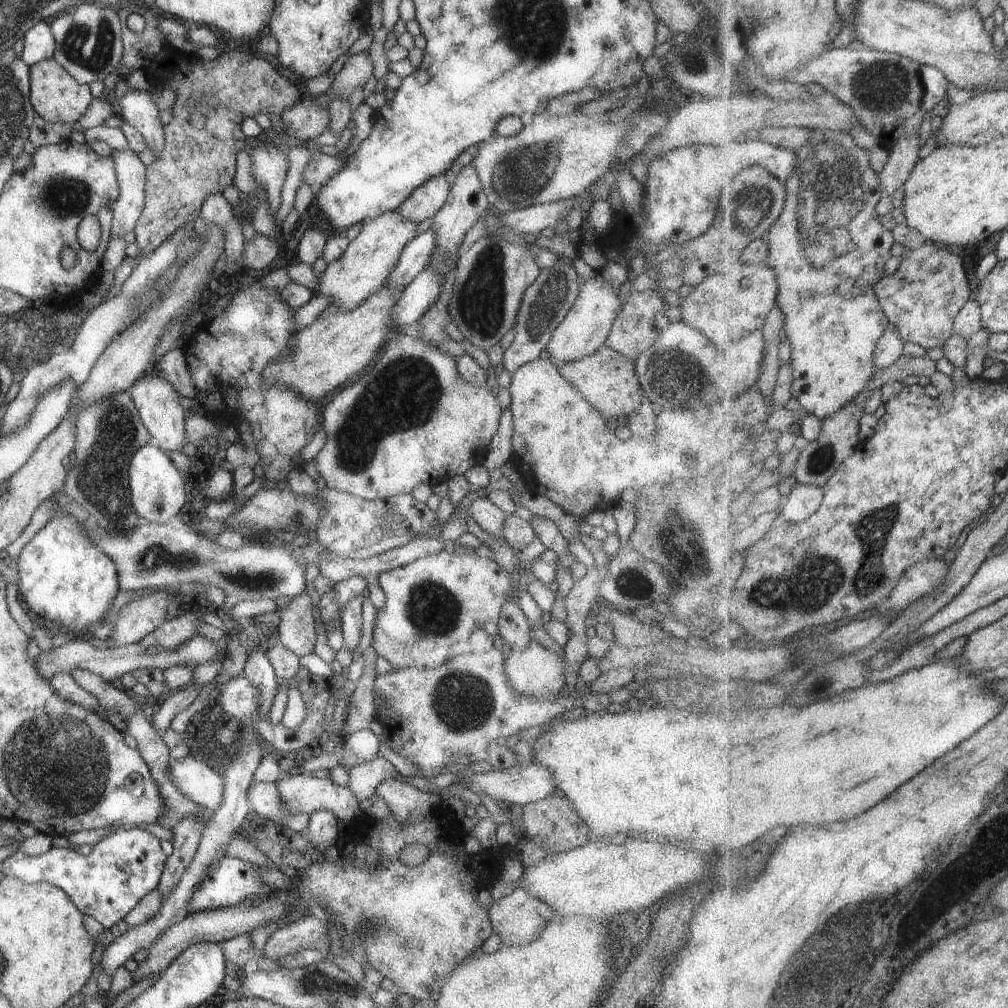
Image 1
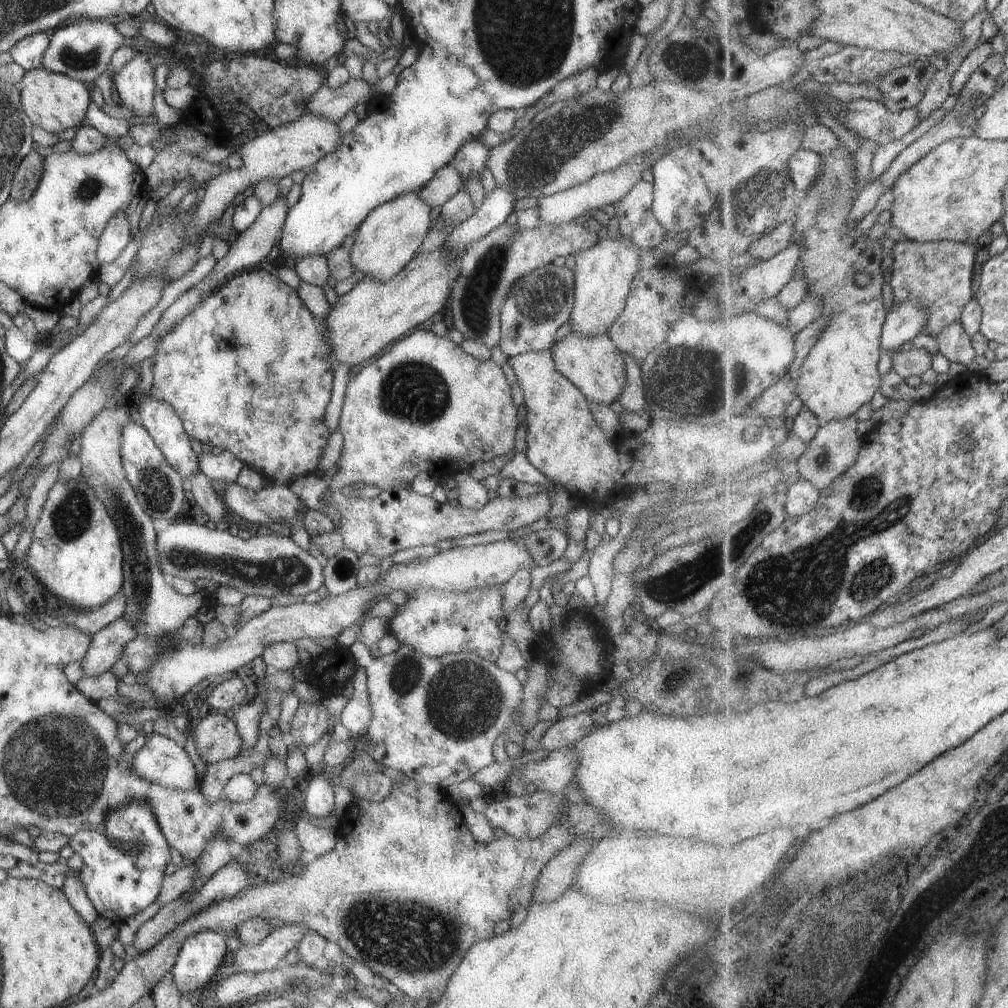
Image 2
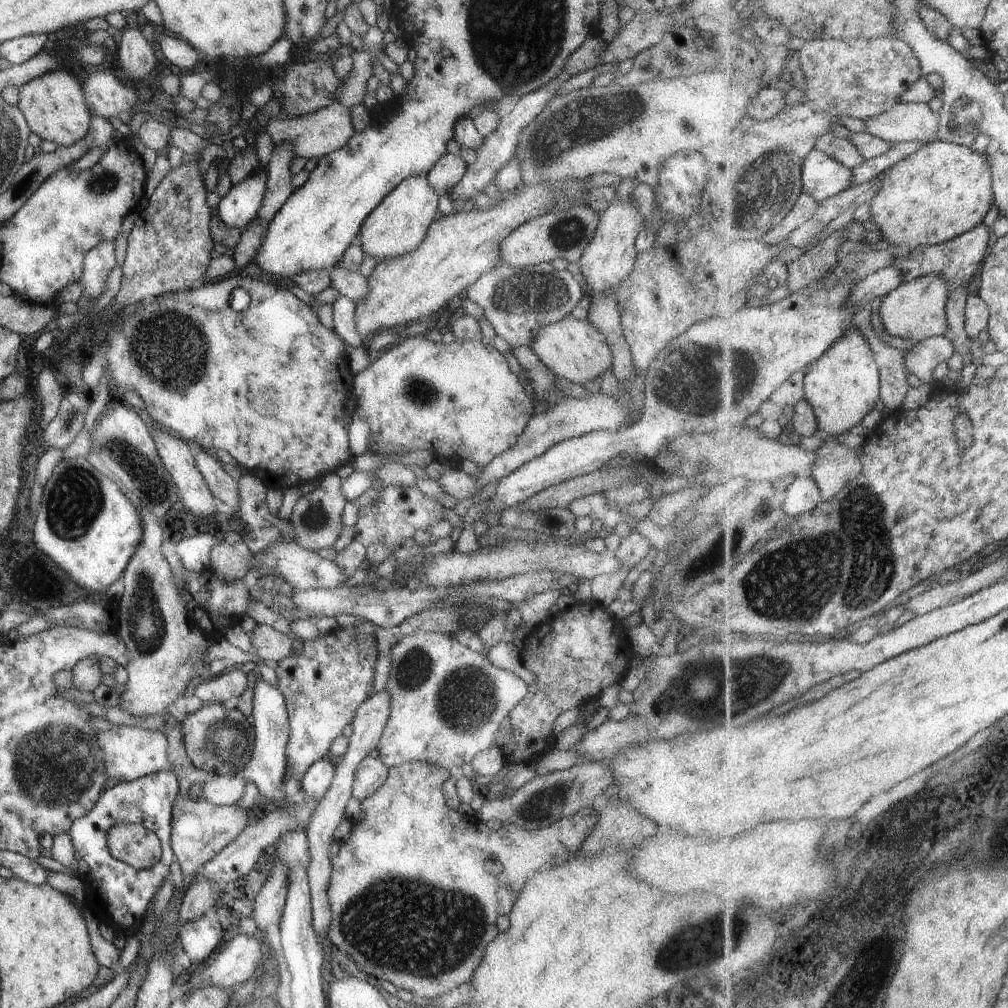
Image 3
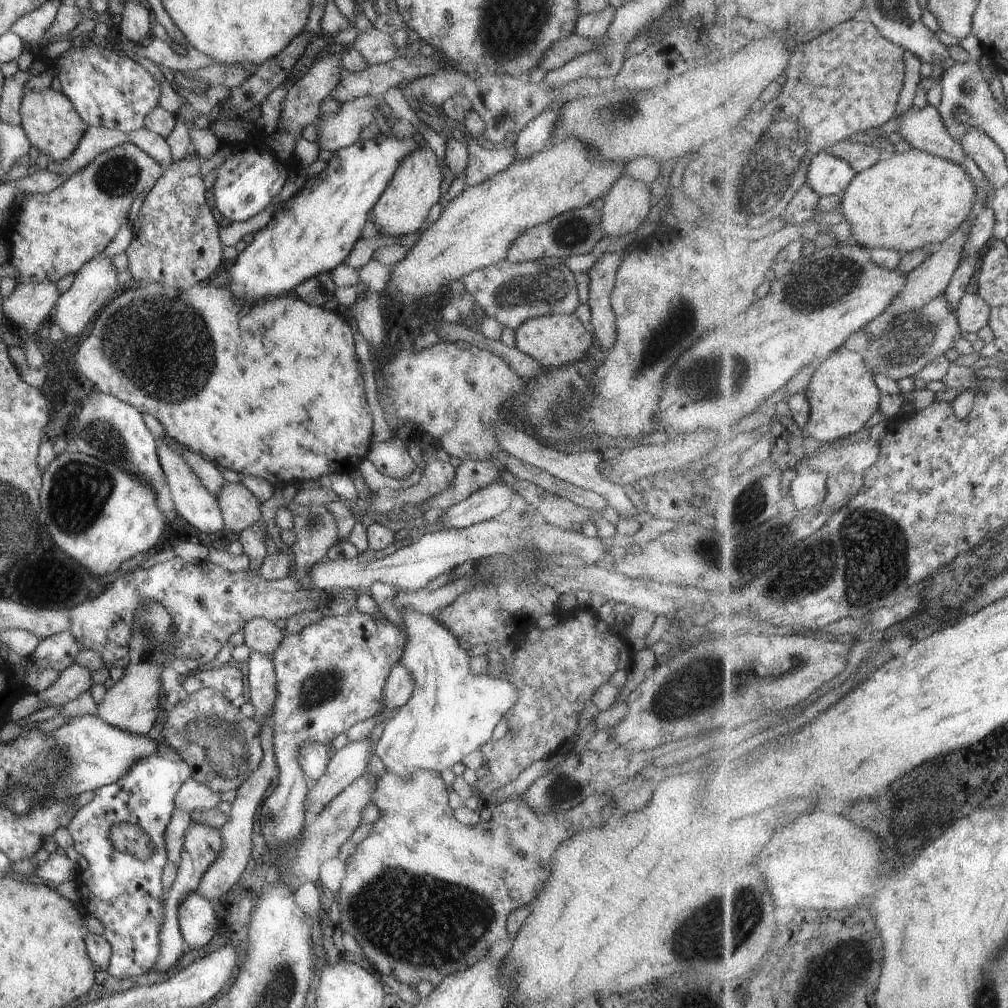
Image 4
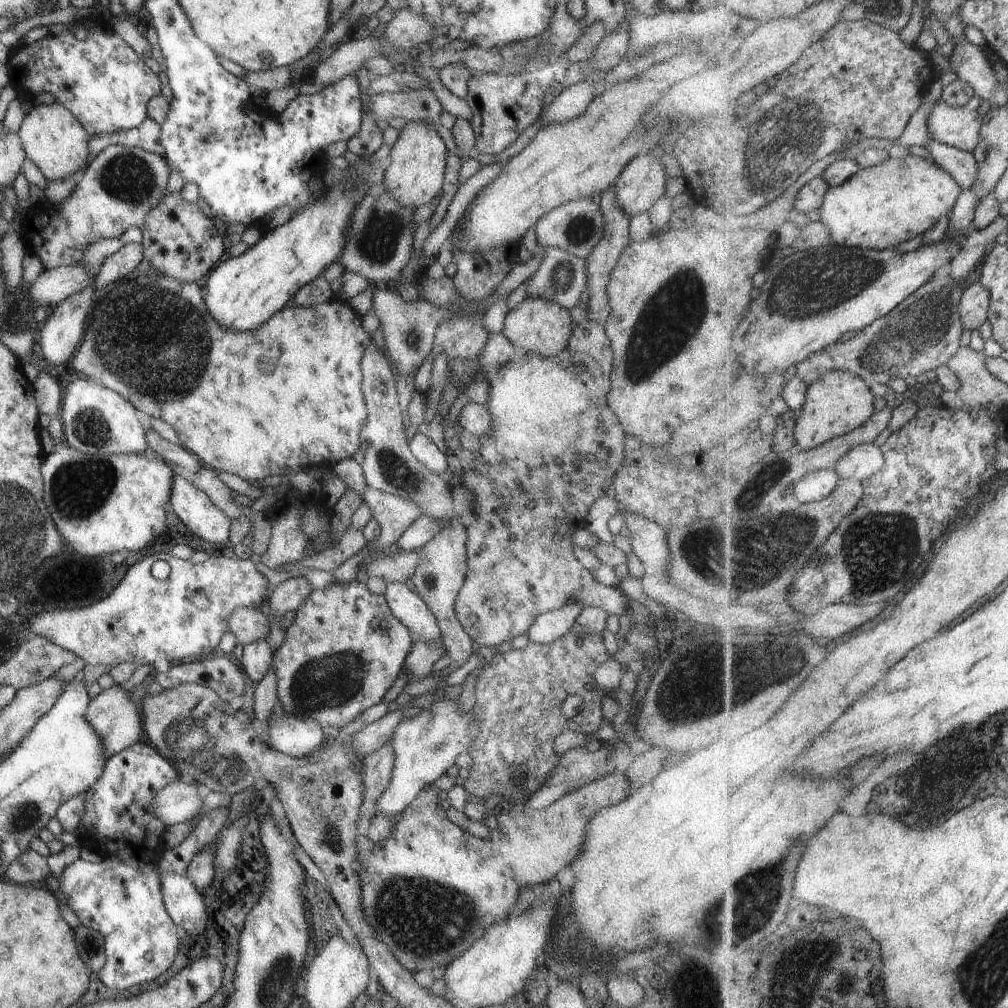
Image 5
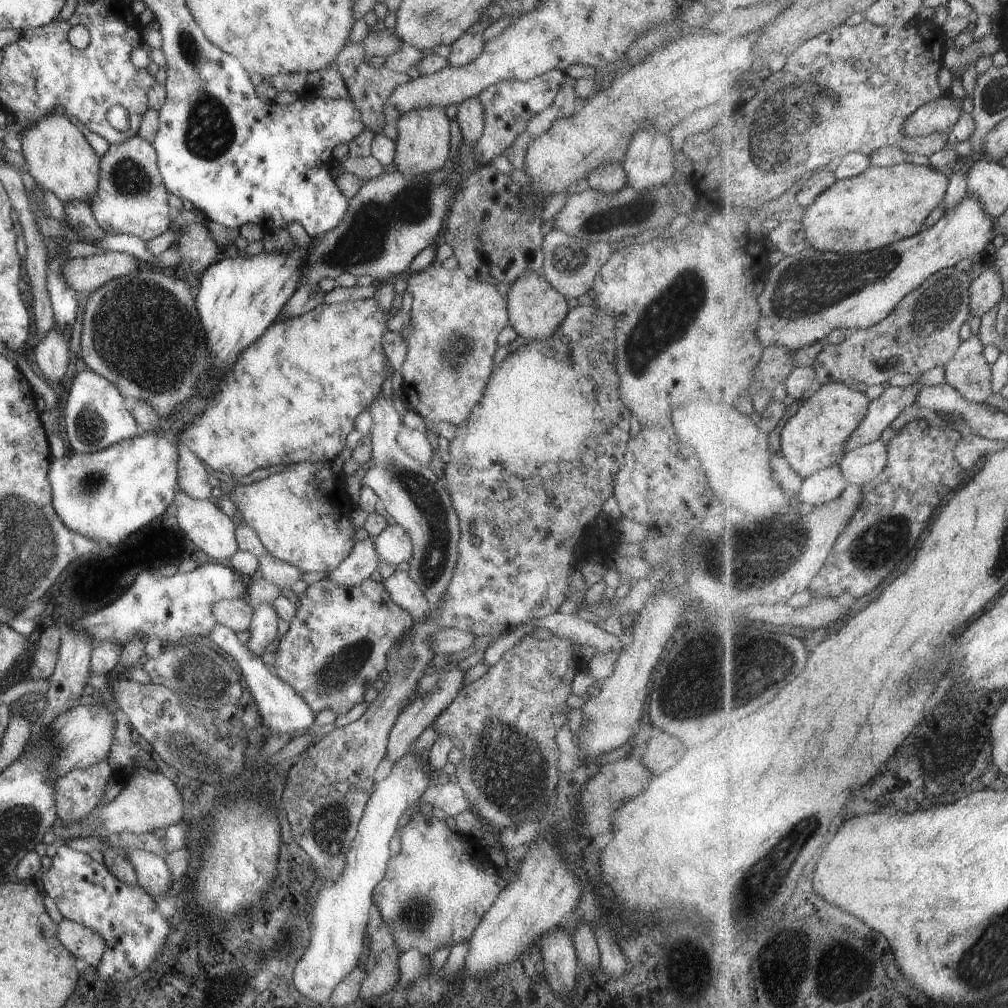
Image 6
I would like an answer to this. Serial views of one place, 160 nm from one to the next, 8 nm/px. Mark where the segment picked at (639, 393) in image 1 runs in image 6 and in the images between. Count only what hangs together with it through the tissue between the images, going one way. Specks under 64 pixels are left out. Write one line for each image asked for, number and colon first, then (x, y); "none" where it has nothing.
2: (594, 365)
3: (573, 349)
4: (555, 340)
5: (538, 326)
6: (535, 309)

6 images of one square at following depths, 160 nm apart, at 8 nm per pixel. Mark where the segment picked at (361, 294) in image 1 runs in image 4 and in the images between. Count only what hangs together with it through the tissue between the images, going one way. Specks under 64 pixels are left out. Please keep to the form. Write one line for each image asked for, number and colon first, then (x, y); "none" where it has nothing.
2: (385, 241)
3: (397, 224)
4: (402, 207)

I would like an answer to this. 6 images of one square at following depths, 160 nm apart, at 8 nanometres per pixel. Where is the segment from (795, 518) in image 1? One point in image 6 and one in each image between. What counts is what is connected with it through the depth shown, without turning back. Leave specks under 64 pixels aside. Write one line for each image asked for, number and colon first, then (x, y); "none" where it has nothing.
2: (802, 497)
3: (803, 495)
4: (808, 490)
5: (815, 487)
6: (828, 484)

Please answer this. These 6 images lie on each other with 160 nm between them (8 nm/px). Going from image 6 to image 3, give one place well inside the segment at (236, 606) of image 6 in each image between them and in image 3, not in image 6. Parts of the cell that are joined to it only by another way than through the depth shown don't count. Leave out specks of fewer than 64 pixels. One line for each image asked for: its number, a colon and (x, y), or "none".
3: (271, 646)
4: (260, 635)
5: (247, 625)

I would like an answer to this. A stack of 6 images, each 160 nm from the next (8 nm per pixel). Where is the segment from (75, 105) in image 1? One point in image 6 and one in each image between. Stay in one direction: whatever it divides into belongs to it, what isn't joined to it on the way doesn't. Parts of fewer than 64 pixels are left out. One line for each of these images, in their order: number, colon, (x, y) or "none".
2: (54, 102)
3: (52, 104)
4: (49, 120)
5: (51, 137)
6: (59, 159)

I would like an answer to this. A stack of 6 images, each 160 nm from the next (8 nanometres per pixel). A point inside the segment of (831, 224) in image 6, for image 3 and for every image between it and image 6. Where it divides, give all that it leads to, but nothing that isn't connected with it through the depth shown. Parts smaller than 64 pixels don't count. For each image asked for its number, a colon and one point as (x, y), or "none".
3: (944, 190)
4: (908, 200)
5: (879, 207)

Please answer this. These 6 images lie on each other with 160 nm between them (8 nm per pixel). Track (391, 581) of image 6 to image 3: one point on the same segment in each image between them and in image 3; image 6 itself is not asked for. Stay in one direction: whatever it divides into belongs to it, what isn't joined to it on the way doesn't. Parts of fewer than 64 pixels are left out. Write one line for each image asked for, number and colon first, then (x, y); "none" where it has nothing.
3: (446, 701)
4: (451, 711)
5: (405, 605)

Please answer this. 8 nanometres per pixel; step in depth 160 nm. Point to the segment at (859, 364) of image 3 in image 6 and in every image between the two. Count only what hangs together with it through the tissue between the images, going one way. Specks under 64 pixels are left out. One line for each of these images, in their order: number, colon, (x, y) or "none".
4: (843, 394)
5: (839, 402)
6: (816, 436)

